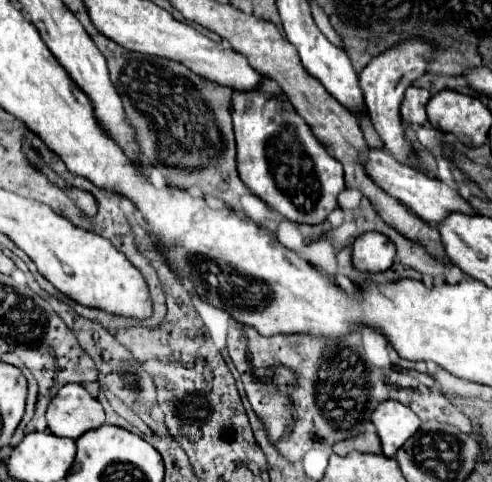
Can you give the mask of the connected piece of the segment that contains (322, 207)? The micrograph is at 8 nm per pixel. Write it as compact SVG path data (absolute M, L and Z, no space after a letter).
M272 81L260 89L260 93L240 93L234 91L232 99L232 119L236 133L236 167L244 185L258 195L264 203L276 209L280 215L294 223L324 223L326 217L338 207L338 193L344 189L344 171L340 161L336 161L320 141L316 141L308 123L292 109L292 105L278 105L276 93L284 95L280 87Z

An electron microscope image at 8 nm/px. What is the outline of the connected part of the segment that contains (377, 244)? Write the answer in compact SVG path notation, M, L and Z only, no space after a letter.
M378 231L360 235L352 245L352 261L360 271L378 273L392 267L396 257L396 245Z

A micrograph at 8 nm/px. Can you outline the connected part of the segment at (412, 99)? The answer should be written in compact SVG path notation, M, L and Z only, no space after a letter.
M410 87L406 91L406 97L402 101L402 121L408 125L424 125L428 121L426 117L426 103L430 99L430 93L426 89Z

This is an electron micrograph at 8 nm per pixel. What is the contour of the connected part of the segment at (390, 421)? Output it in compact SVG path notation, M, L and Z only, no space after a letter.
M382 401L372 413L372 423L376 425L386 457L392 457L422 425L420 417L398 401Z

